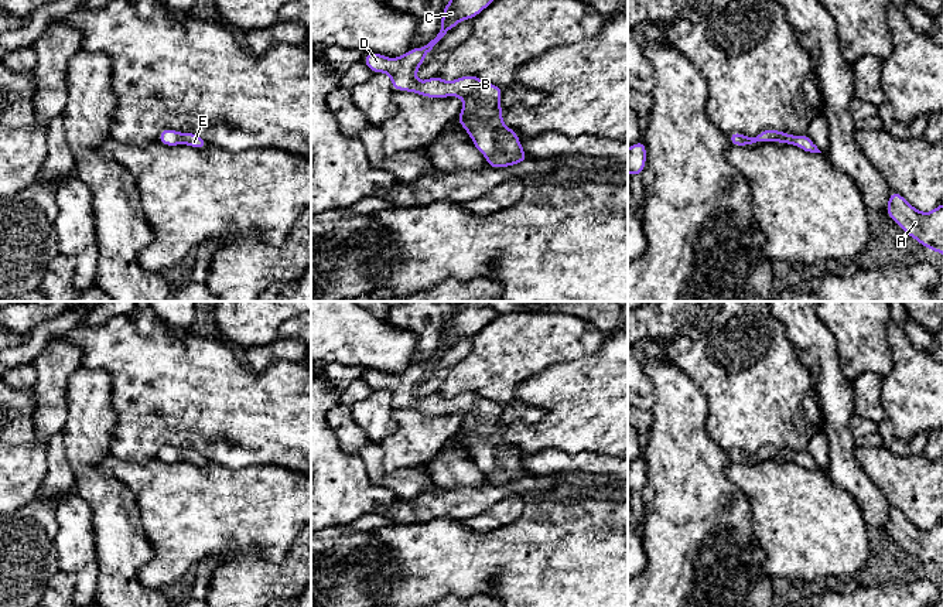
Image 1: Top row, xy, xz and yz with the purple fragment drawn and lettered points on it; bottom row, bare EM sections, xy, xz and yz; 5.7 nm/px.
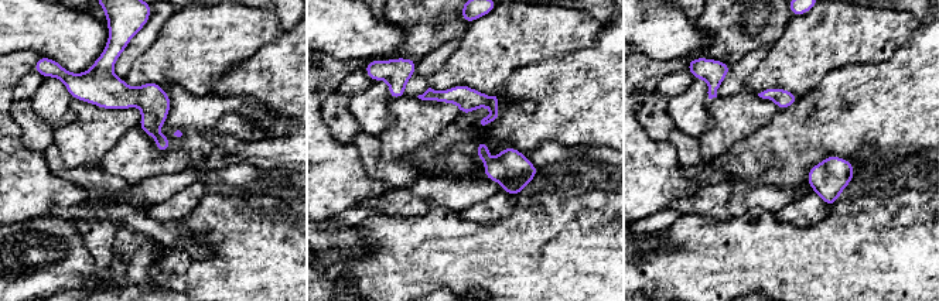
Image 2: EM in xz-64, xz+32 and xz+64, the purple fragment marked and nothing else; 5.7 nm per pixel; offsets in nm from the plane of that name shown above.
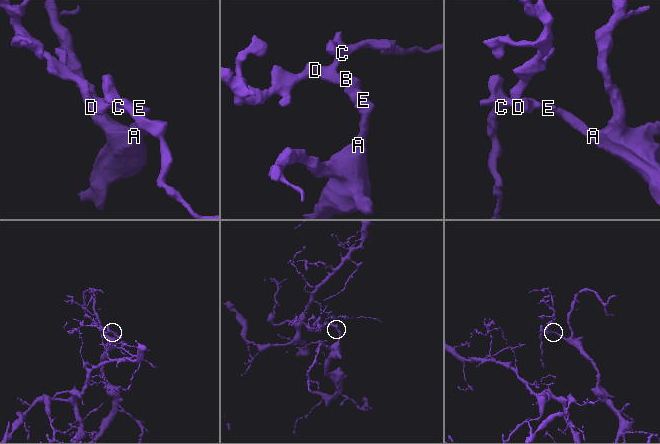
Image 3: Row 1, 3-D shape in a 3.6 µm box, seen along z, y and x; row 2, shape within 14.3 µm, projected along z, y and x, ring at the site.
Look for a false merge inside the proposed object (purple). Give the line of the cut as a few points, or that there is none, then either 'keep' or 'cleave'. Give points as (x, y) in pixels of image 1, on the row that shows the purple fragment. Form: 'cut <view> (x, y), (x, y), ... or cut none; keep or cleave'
cut none; keep

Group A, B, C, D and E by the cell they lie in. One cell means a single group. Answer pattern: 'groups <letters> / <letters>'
groups A B C D E

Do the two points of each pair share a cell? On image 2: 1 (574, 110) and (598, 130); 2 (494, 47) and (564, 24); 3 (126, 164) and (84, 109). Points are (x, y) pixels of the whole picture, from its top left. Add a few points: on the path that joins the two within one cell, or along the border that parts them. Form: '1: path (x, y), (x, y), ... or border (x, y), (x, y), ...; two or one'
1: path (580, 112), (593, 125); one
2: path (511, 37), (546, 33); one
3: border (137, 126), (132, 127), (99, 163); two

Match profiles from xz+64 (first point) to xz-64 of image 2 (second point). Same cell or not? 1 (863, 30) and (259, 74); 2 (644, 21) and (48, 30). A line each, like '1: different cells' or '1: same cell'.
1: different cells
2: same cell

